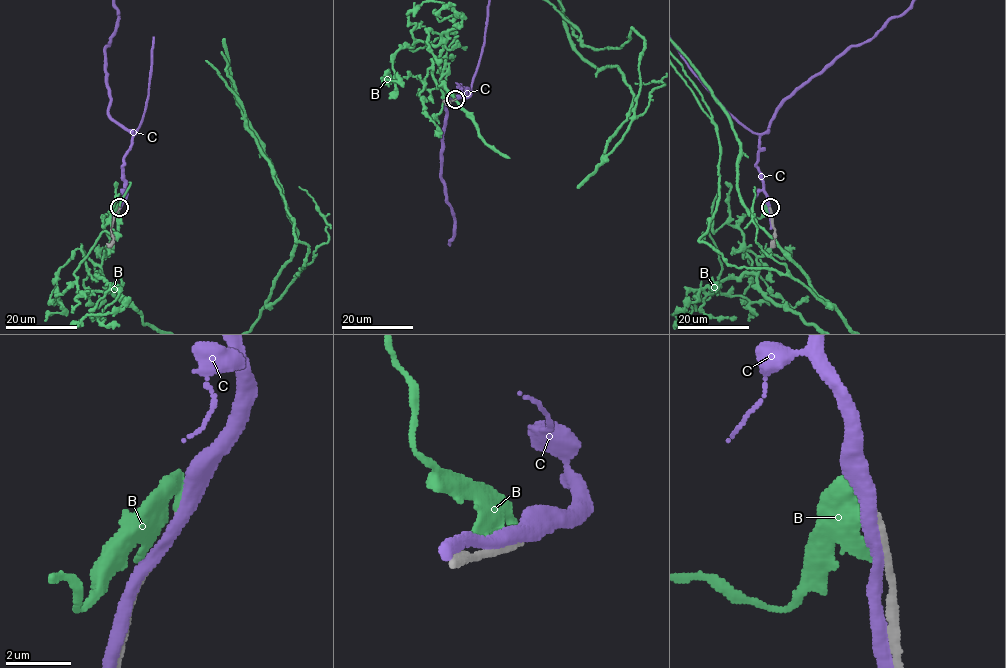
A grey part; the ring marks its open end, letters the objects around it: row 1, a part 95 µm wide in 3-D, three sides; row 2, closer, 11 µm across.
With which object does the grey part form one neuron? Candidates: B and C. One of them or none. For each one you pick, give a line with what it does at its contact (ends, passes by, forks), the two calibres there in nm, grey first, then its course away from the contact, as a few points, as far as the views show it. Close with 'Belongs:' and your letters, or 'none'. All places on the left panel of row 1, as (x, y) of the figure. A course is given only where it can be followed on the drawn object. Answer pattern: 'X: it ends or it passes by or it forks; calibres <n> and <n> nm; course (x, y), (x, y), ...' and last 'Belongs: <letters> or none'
Belongs: none

